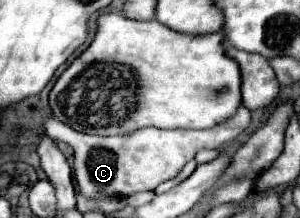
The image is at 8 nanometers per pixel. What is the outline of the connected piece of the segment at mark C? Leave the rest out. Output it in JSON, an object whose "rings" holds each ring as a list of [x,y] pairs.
{"rings":[[[245,105],[237,109],[237,113],[225,123],[219,123],[217,127],[209,129],[137,129],[129,135],[117,135],[117,137],[101,137],[101,135],[85,135],[69,125],[61,123],[55,117],[45,117],[43,127],[47,135],[55,141],[65,141],[75,151],[75,181],[79,185],[79,191],[91,199],[101,195],[113,195],[113,197],[129,197],[139,191],[153,191],[159,183],[173,179],[187,161],[195,157],[199,149],[219,149],[223,143],[235,139],[251,121],[251,113]]]}

